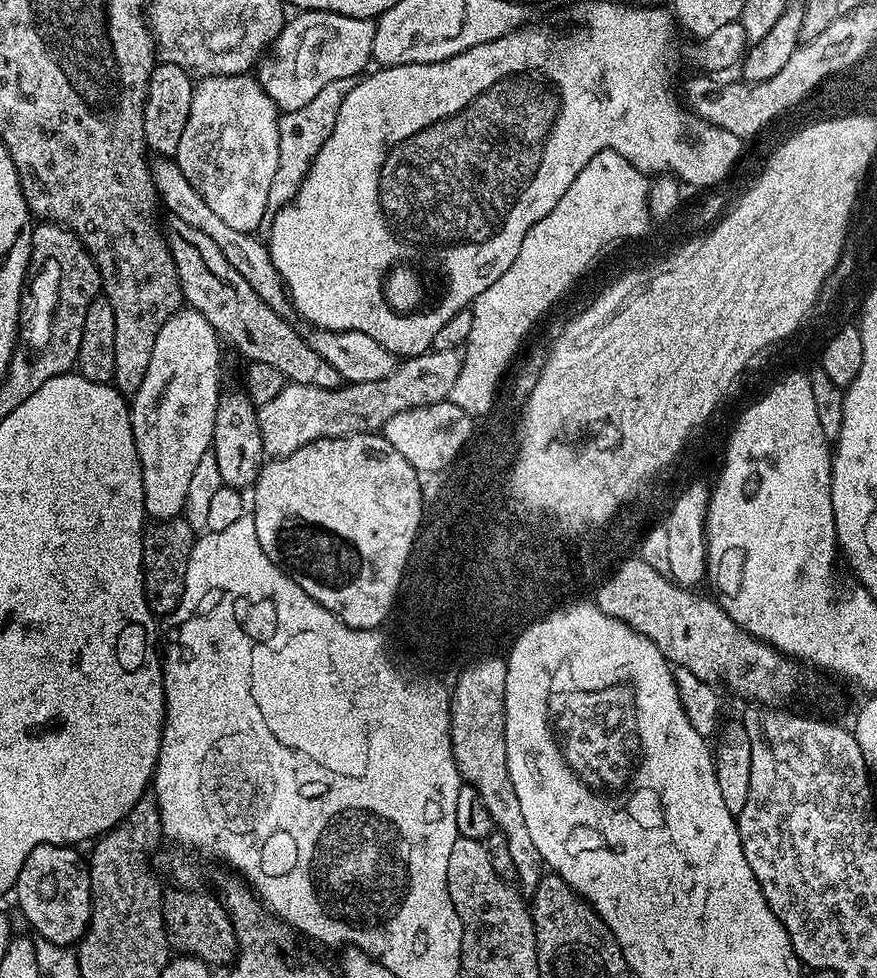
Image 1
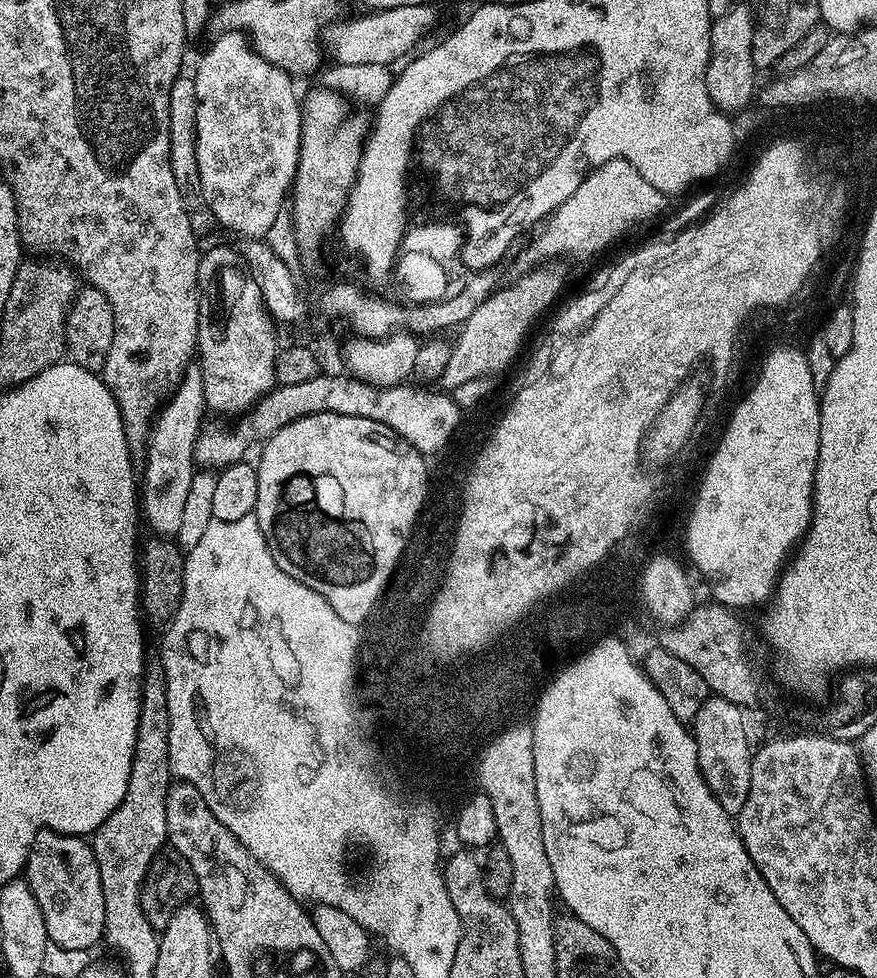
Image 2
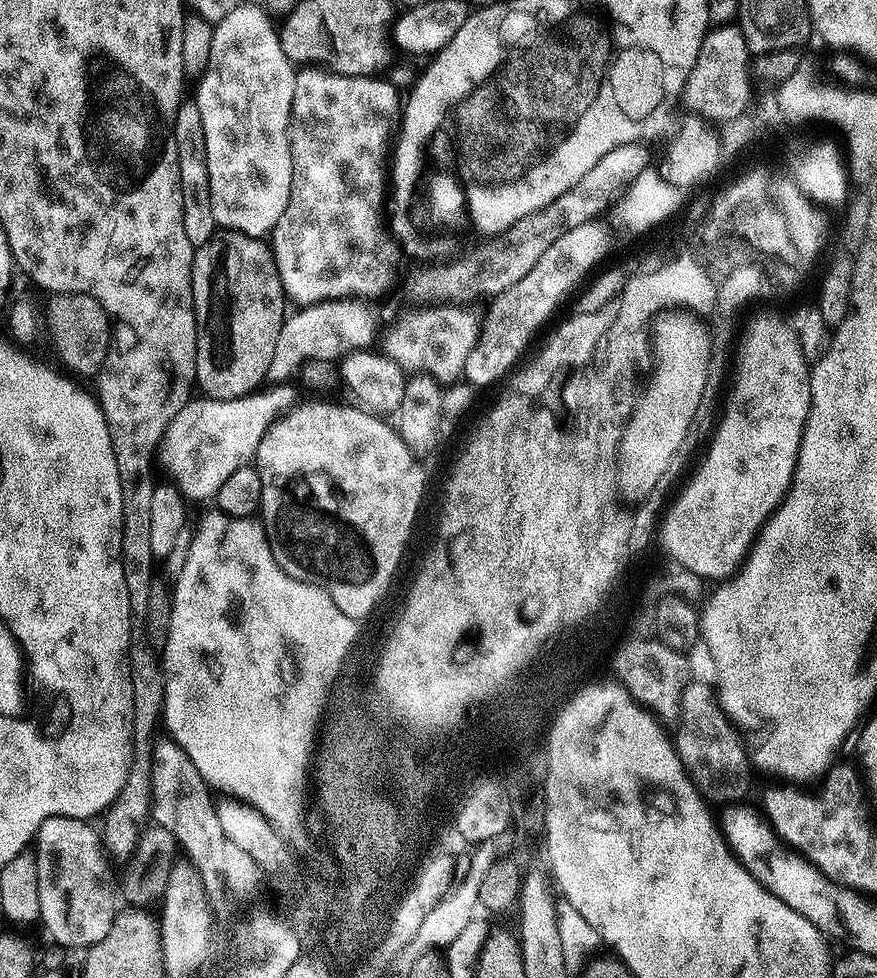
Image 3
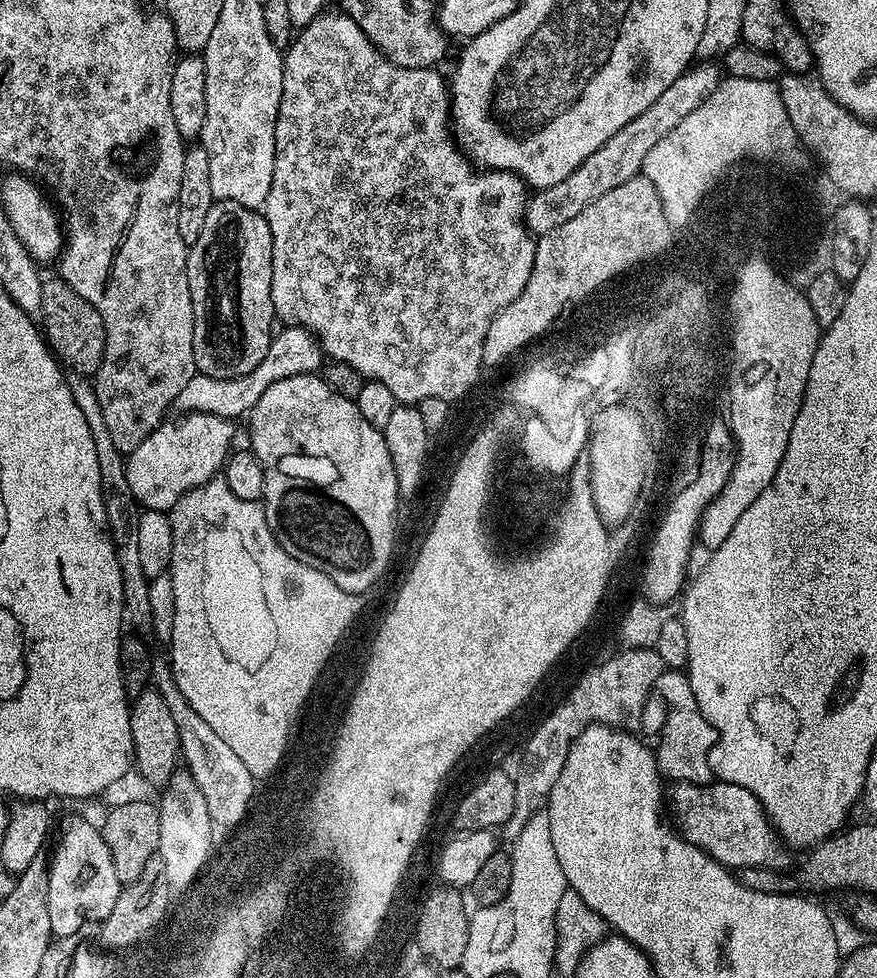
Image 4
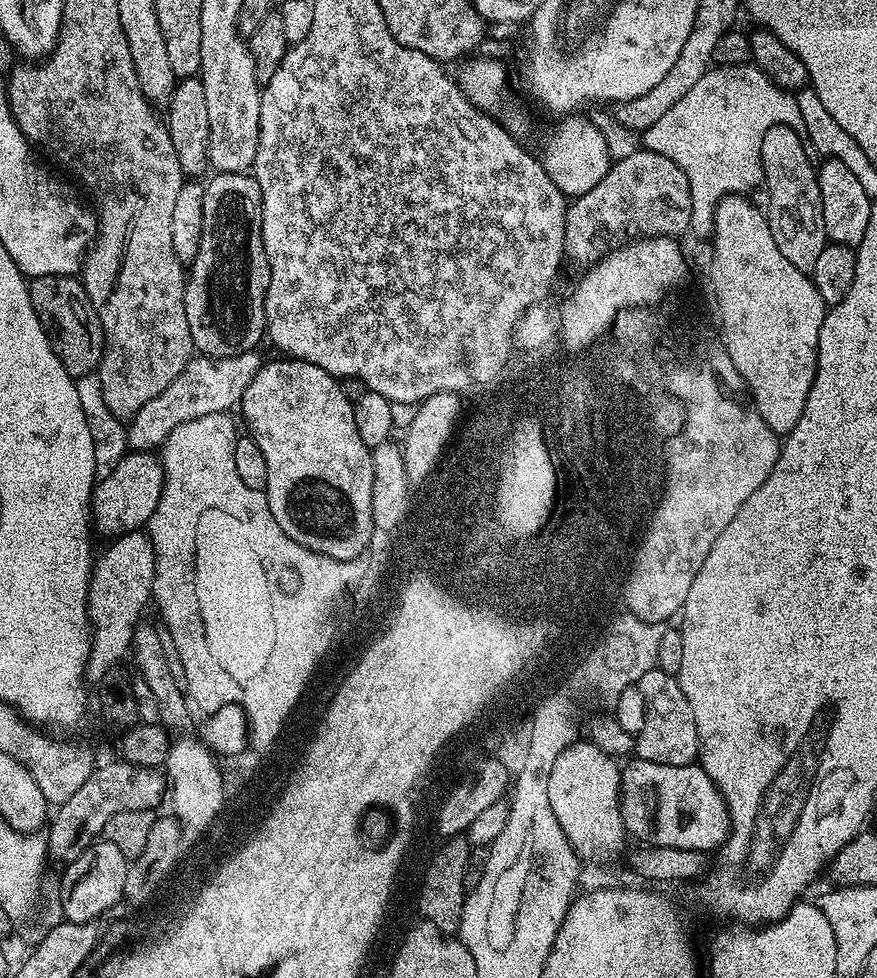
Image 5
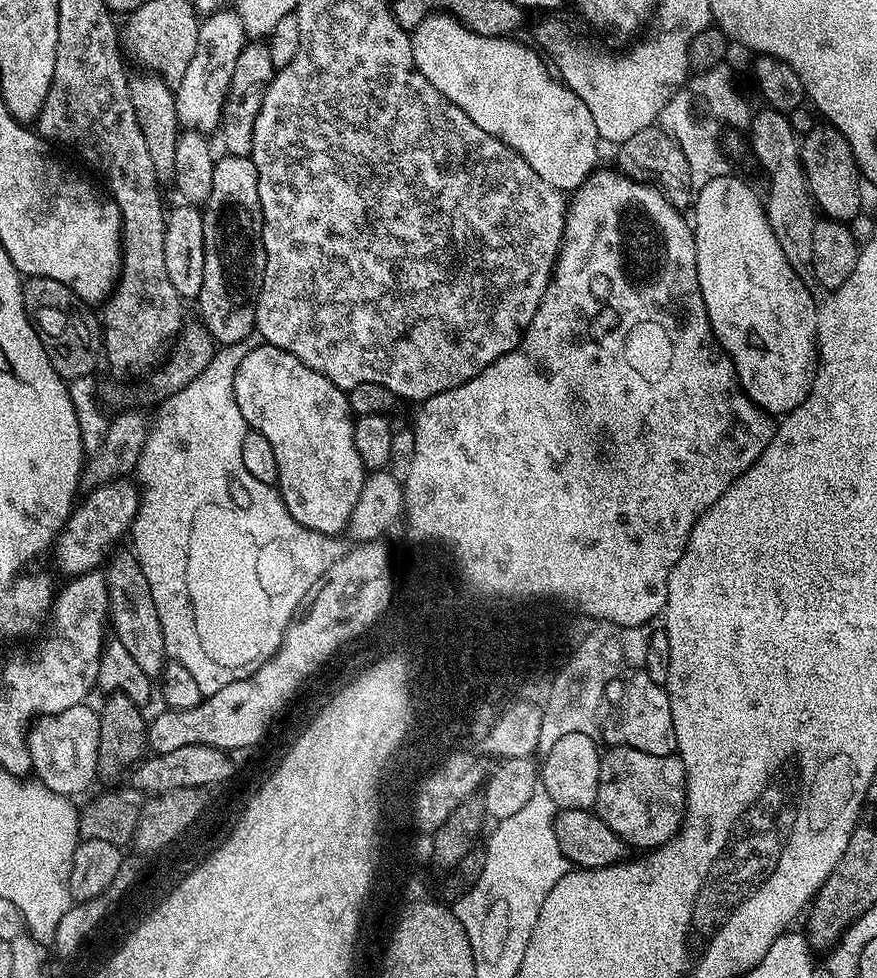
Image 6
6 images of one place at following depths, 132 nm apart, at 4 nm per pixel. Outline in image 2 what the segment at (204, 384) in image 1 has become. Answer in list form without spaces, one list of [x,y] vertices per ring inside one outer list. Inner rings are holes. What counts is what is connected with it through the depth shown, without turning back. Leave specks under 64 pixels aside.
[[[189,367],[176,386],[176,393],[169,400],[167,397],[166,403],[155,417],[142,461],[142,516],[143,519],[144,516],[148,519],[149,526],[156,531],[153,533],[160,538],[175,537],[178,525],[182,523],[186,494],[190,494],[194,471],[196,439],[200,437],[205,423],[206,405],[199,367]]]

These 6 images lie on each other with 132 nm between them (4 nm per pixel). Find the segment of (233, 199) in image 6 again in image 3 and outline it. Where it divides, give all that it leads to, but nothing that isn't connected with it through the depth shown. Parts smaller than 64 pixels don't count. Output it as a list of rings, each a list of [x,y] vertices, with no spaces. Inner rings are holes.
[[[233,228],[218,230],[205,244],[195,249],[192,258],[192,293],[194,294],[194,310],[196,311],[196,388],[209,400],[233,400],[249,396],[265,383],[270,370],[270,358],[274,358],[274,342],[278,342],[278,330],[282,330],[286,315],[286,297],[284,287],[278,274],[276,259],[272,256],[271,247],[261,237],[235,232]]]

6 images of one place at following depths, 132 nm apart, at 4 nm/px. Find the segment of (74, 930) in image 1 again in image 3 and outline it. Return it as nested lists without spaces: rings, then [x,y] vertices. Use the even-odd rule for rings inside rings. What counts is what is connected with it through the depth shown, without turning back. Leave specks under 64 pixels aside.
[[[55,816],[46,818],[34,837],[40,903],[38,920],[40,924],[44,923],[49,938],[67,950],[90,948],[92,944],[100,942],[110,931],[111,922],[118,911],[117,897],[114,895],[114,876],[112,880],[112,872],[108,869],[110,860],[104,851],[101,833],[97,829],[95,832],[92,826],[87,820]]]

